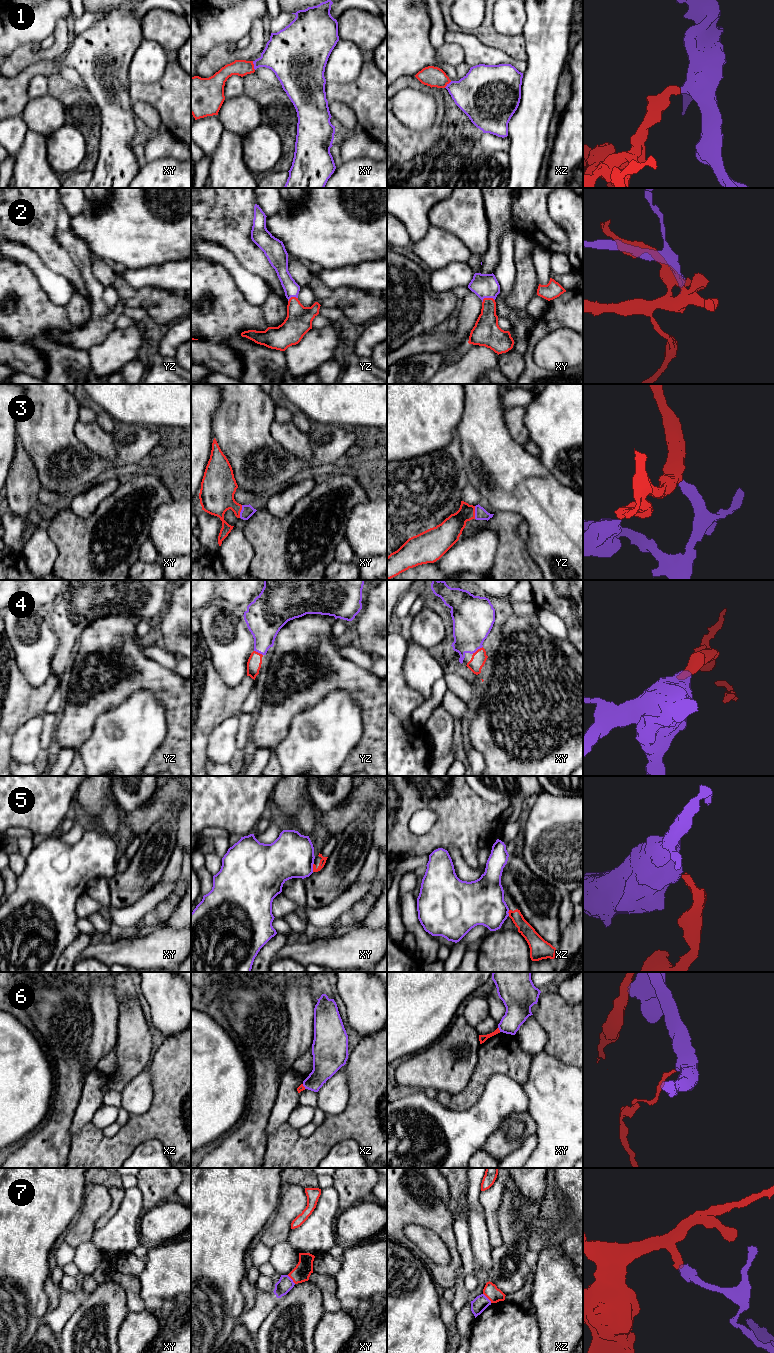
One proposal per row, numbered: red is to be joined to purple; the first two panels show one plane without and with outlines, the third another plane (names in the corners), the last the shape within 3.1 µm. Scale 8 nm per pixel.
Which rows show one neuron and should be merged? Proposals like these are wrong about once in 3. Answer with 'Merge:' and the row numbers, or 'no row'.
Merge: 1, 2, 3, 4

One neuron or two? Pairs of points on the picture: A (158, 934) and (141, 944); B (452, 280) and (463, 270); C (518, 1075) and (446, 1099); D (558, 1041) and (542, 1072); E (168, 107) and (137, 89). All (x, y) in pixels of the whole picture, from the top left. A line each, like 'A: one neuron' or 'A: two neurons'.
A: one neuron
B: one neuron
C: one neuron
D: two neurons
E: one neuron

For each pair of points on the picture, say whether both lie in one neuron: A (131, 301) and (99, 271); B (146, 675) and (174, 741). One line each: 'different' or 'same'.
A: same
B: same

